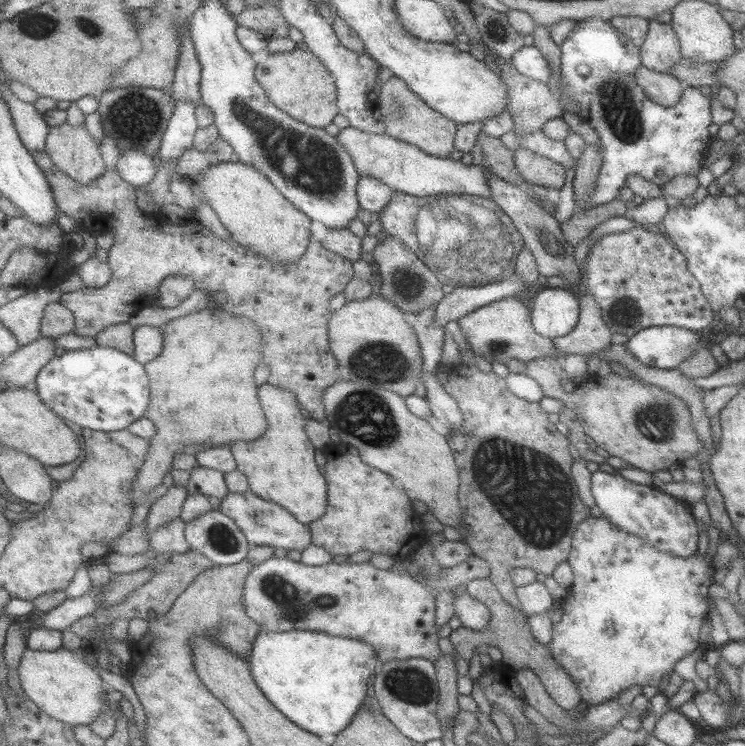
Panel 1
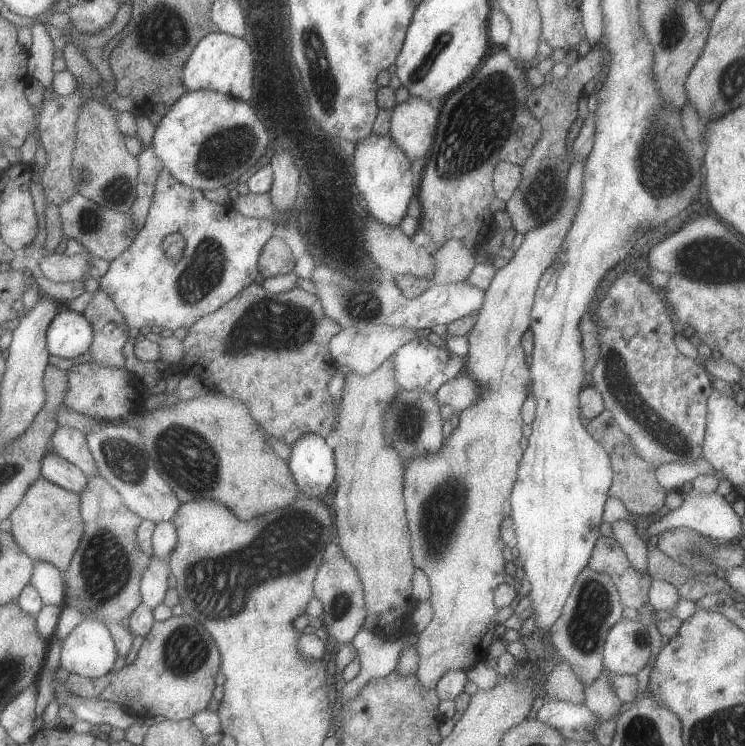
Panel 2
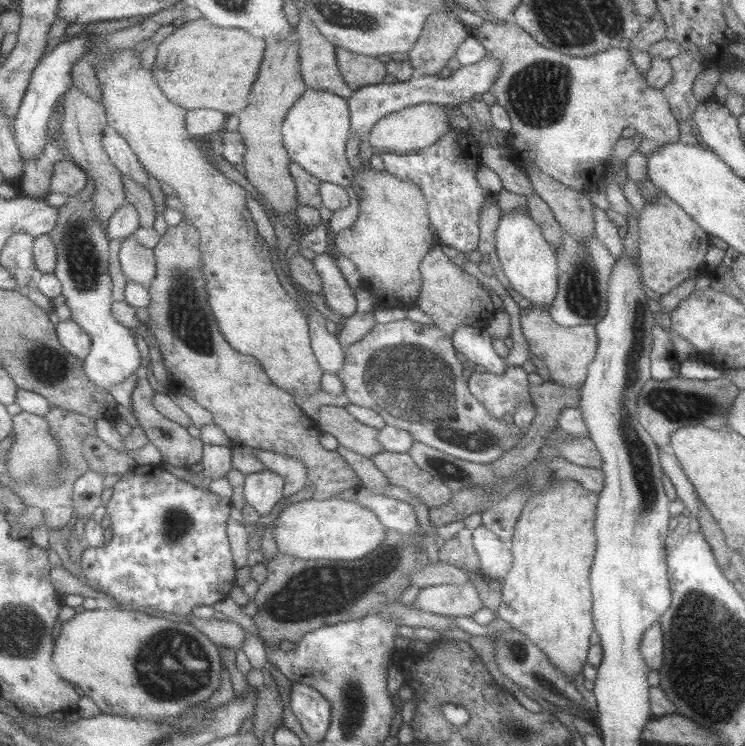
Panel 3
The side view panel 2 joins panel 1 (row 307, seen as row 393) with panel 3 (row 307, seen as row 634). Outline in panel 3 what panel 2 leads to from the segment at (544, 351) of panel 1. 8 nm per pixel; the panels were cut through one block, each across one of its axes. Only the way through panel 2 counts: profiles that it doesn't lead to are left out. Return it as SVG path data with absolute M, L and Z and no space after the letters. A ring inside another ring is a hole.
M433 244L426 252L426 255L420 260L418 266L421 276L421 288L416 300L415 306L419 307L433 321L436 327L439 327L443 332L450 334L457 330L460 326L472 326L485 328L486 324L493 318L495 309L489 299L487 289L481 286L477 279L466 273L461 267L453 264L443 251L440 249L440 244Z

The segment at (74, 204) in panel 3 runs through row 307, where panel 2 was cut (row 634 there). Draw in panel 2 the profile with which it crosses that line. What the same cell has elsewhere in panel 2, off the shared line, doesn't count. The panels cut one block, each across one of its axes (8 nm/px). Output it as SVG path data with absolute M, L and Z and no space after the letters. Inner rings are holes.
M85 618L62 642L59 665L69 674L79 674L79 676L87 678L101 678L111 673L117 658L119 658L119 652L109 627L102 621Z

